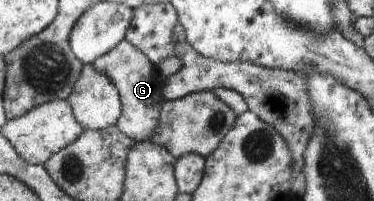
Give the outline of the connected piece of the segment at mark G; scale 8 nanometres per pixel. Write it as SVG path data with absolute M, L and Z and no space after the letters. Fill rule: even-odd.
M124 39L115 49L98 58L92 64L104 73L117 87L123 101L123 113L116 126L137 143L151 141L160 128L163 104L164 77L156 72L155 64L143 50Z

